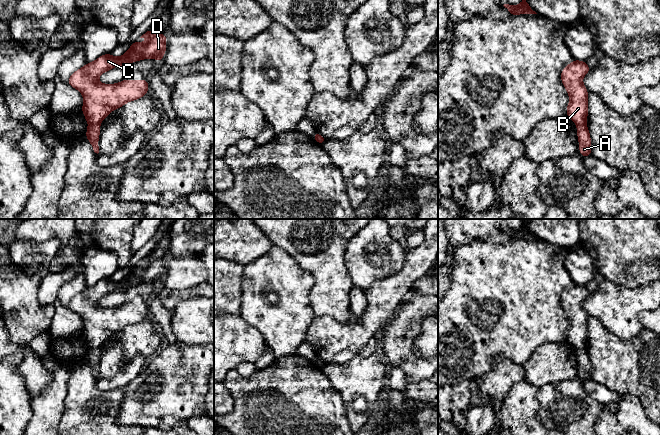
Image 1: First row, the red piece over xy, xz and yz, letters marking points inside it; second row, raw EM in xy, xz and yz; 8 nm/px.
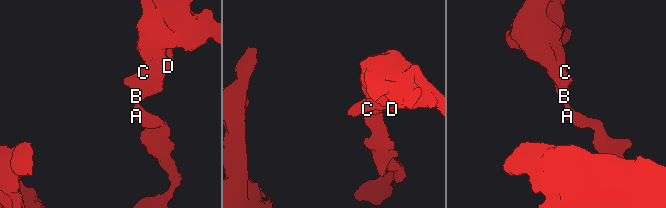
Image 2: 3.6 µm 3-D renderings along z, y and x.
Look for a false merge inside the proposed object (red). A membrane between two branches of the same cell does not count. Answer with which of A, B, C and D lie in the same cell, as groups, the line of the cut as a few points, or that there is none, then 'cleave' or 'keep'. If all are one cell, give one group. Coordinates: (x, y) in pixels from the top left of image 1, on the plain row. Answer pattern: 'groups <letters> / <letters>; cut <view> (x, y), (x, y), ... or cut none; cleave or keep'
groups A / B C D; cut xy (99, 347), (89, 349); cleave

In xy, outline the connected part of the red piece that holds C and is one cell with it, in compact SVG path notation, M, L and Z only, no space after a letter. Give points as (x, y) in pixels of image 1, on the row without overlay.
M150 252L140 261L147 262L147 266L141 268L137 264L123 280L102 279L71 298L68 308L82 317L82 335L89 349L100 348L111 335L147 318L148 304L127 303L117 308L102 308L98 302L116 290L146 282L161 285L166 275L166 258L152 260L152 255Z

